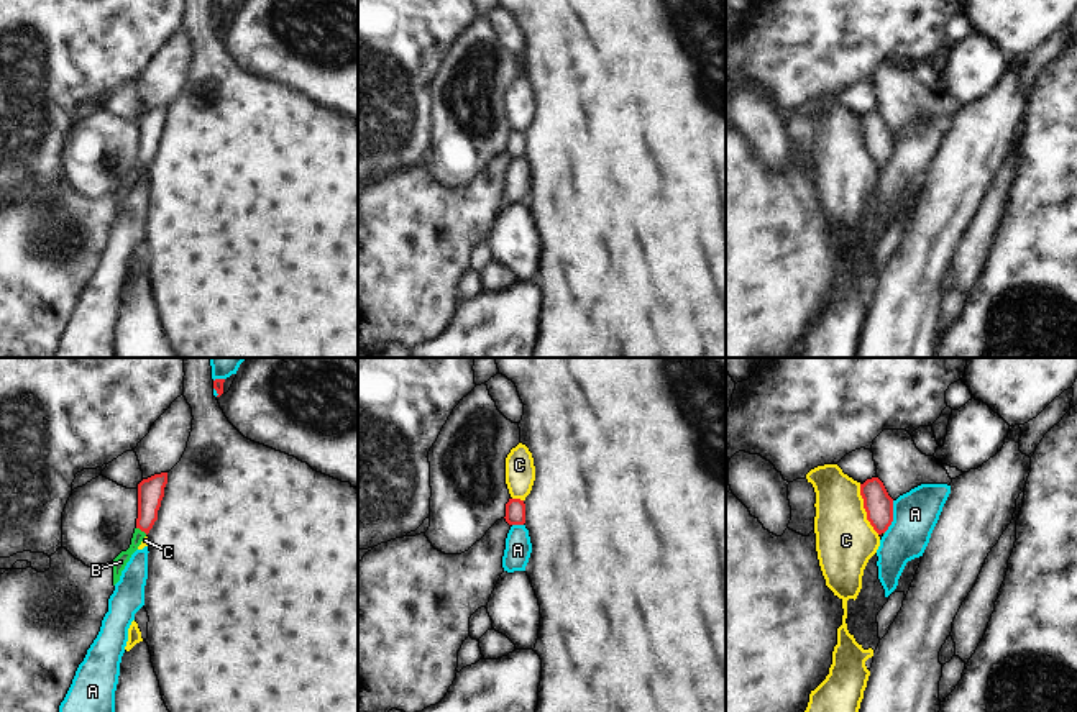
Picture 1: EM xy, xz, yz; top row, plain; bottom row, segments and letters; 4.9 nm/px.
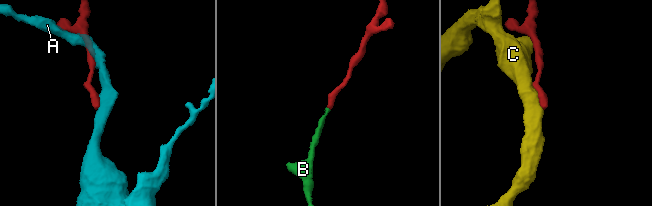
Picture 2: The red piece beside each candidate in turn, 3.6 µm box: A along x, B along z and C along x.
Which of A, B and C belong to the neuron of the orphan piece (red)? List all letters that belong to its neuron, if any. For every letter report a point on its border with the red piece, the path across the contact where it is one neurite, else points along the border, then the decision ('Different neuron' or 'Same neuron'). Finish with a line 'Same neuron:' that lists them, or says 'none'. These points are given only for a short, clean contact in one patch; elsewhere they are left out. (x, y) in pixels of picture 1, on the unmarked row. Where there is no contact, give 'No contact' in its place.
A: Touches red at yz (892, 150). Different neuron
B: Touches red at xy (142, 163). Path across: xy (150, 123), (148, 146), (142, 163), (135, 178), (120, 194). Same neuron
C: Touches red at yz (864, 140). Boundary: yz (859, 117), (866, 151), (879, 166). Different neuron
Same neuron: B.

